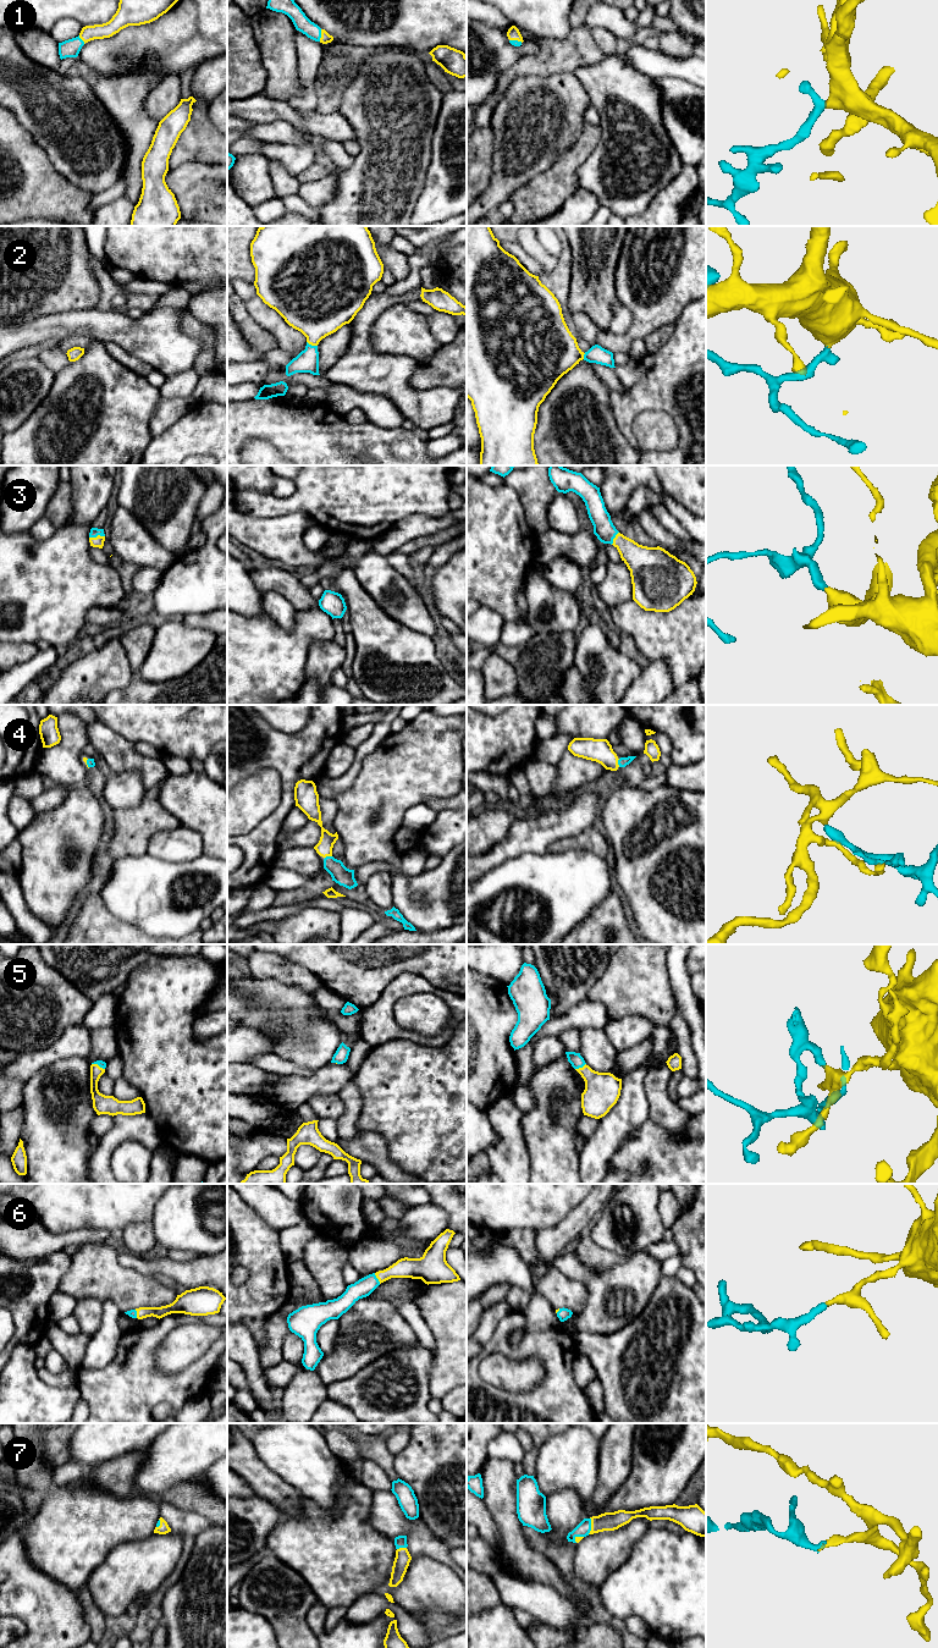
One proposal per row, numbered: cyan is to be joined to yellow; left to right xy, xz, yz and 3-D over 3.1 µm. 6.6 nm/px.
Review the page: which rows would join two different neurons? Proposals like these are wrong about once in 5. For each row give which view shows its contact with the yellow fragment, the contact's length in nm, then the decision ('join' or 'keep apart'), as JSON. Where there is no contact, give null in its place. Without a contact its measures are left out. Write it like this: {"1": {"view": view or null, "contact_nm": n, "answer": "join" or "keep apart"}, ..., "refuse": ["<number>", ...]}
{"1": {"view": "xz", "contact_nm": 80, "answer": "join"}, "2": {"view": "xz", "contact_nm": 80, "answer": "join"}, "3": {"view": "xy", "contact_nm": 110, "answer": "join"}, "4": {"view": "yz", "contact_nm": 60, "answer": "join"}, "5": {"view": "yz", "contact_nm": 80, "answer": "join"}, "6": {"view": "xz", "contact_nm": 80, "answer": "join"}, "7": {"view": "yz", "contact_nm": 110, "answer": "join"}, "refuse": []}

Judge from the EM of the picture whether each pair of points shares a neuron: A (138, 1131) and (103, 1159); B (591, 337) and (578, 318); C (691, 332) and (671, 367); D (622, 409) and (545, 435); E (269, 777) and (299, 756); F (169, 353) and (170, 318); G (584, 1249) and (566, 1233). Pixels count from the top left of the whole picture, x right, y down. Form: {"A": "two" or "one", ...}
{"A": "one", "B": "one", "C": "one", "D": "two", "E": "two", "F": "one", "G": "two"}

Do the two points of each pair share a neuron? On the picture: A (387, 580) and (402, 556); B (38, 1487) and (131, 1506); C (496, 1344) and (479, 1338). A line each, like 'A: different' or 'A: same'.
A: different
B: different
C: different

